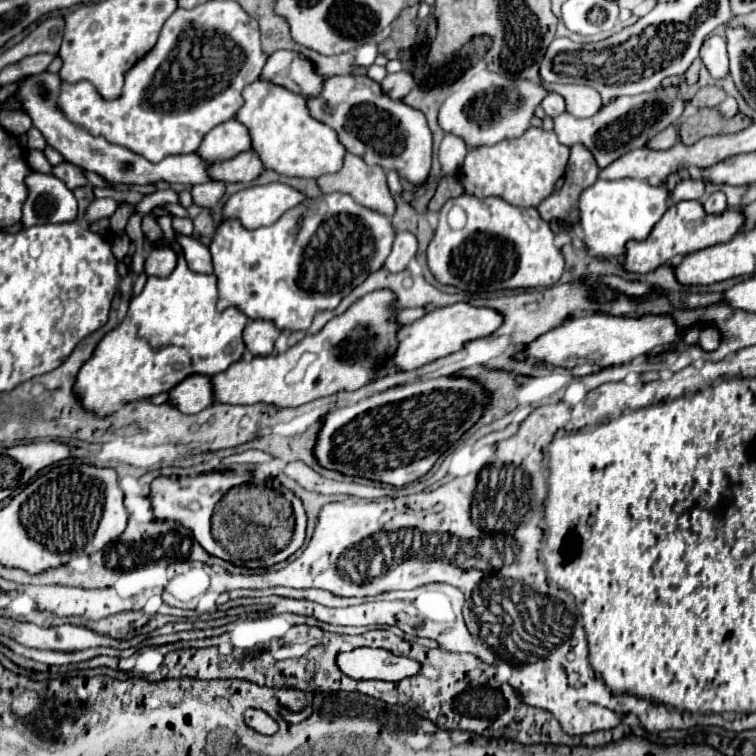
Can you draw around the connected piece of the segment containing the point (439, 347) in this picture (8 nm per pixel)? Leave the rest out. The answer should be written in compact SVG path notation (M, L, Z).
M455 303L455 305L431 309L429 313L425 313L421 319L413 321L411 325L399 327L397 351L385 363L393 365L401 371L411 371L411 369L423 367L425 363L431 363L439 357L445 357L449 353L463 349L463 345L473 339L481 339L481 337L491 335L501 325L501 321L503 321L503 317L499 317L497 311L485 309L485 307L479 309L469 303Z

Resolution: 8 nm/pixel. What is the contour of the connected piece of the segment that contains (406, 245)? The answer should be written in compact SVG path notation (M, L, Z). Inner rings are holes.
M401 231L395 235L395 241L393 241L393 249L391 249L391 255L387 257L385 261L385 269L391 271L391 273L399 273L407 267L407 263L415 257L417 253L417 239L413 233L407 233L407 231Z

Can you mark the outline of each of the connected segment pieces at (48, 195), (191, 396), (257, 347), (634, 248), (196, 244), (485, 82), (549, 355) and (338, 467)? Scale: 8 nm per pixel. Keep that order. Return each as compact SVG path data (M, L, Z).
M31 171L25 177L25 185L27 199L23 205L23 227L67 223L77 219L77 199L55 175Z
M189 375L169 391L169 405L181 413L199 413L213 403L211 379L205 375Z
M249 321L243 331L243 341L253 355L269 355L281 331L273 321Z
M699 201L675 203L667 209L667 213L655 225L655 229L651 231L651 237L647 237L647 241L631 241L631 245L627 245L627 255L625 255L623 267L627 271L639 273L639 275L649 273L649 271L669 263L677 255L689 255L699 249L729 241L741 229L741 225L743 225L743 217L739 217L737 209L733 209L733 211L727 209L723 215L715 217L715 215L705 213L705 209Z
M177 235L177 243L183 247L187 265L191 271L195 273L213 273L213 263L211 263L211 253L207 249L207 245L203 245L201 241L193 239L193 237L183 237Z
M485 69L479 75L471 77L467 83L463 83L455 93L451 93L443 101L437 123L445 133L461 137L467 147L495 145L503 139L523 135L531 127L533 109L541 103L545 95L547 91L543 89L543 83L519 81Z
M587 315L587 317L565 321L563 325L539 335L531 343L527 343L519 353L515 353L515 359L521 359L521 361L539 359L547 365L565 367L565 369L591 363L603 369L611 365L629 363L635 357L647 355L653 349L671 347L679 343L681 343L681 337L671 317L645 315L641 319L631 319L631 317L613 317L613 315Z
M429 377L405 387L391 387L377 395L361 399L355 405L347 405L327 413L315 447L315 455L327 469L389 483L393 487L405 487L421 479L433 467L439 455L445 453L481 417L487 401L489 399L485 397L483 387L469 379Z

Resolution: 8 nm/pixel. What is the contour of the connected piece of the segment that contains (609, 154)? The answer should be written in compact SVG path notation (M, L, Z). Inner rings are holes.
M659 87L651 93L617 97L617 101L607 103L607 107L603 107L599 113L595 113L589 119L577 119L565 111L553 121L555 121L555 135L563 145L567 147L575 143L587 145L587 149L591 149L591 153L595 155L599 169L605 169L621 155L643 147L645 141L655 137L659 131L667 129L677 117L681 117L681 113L683 113L683 101L681 101L679 87L669 87L669 89Z

